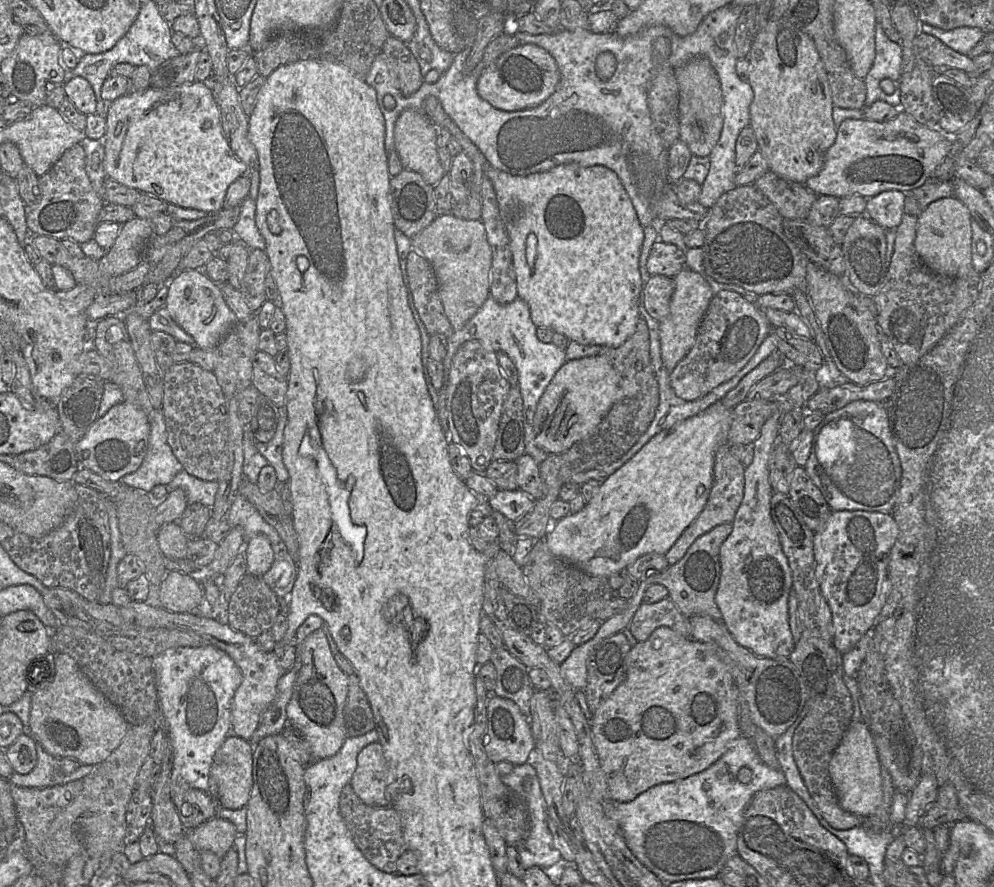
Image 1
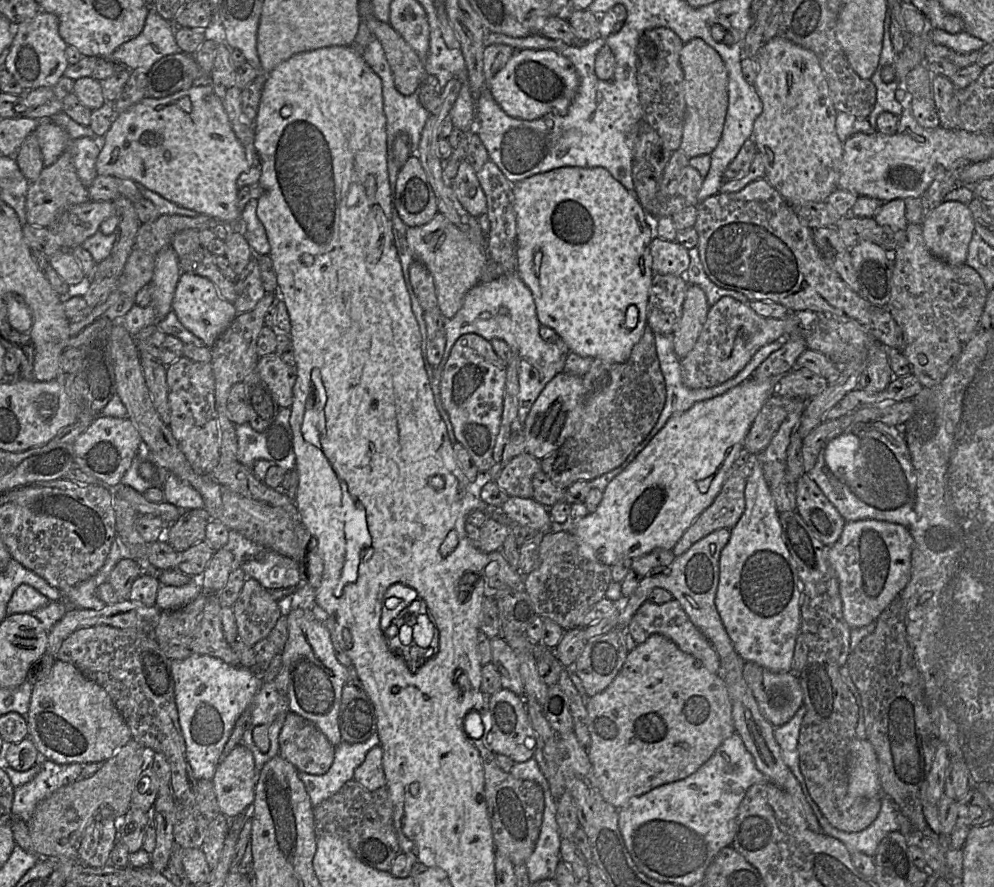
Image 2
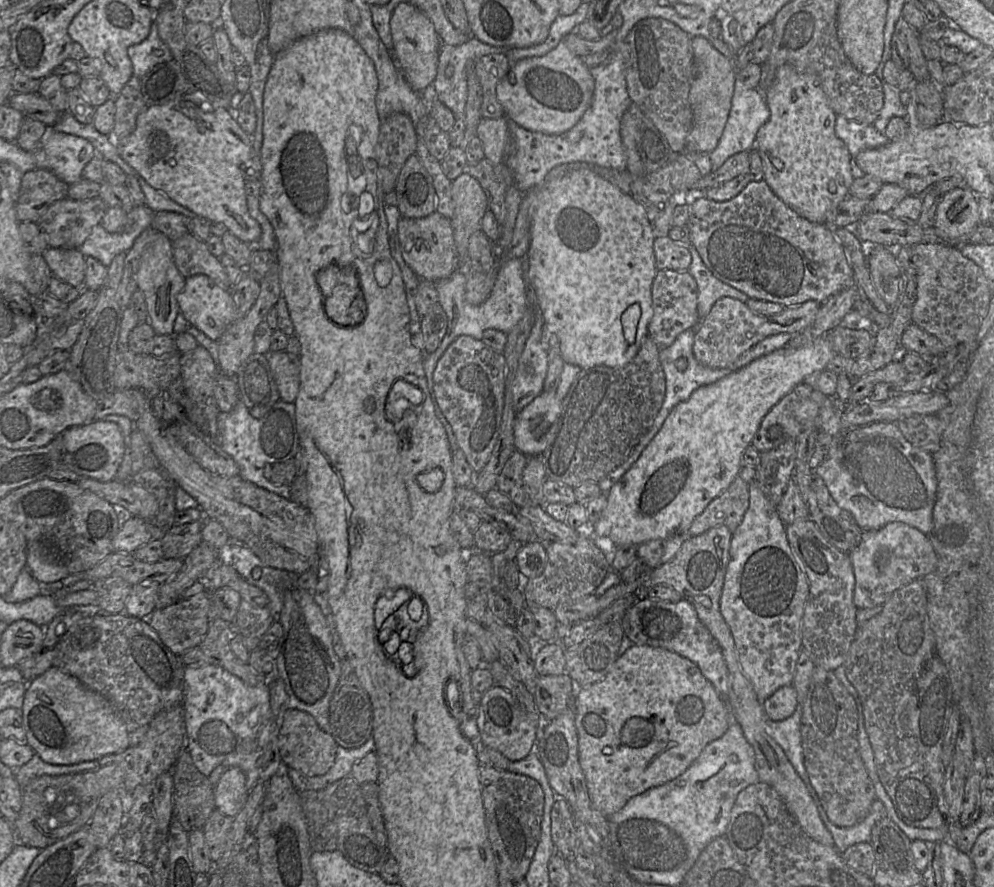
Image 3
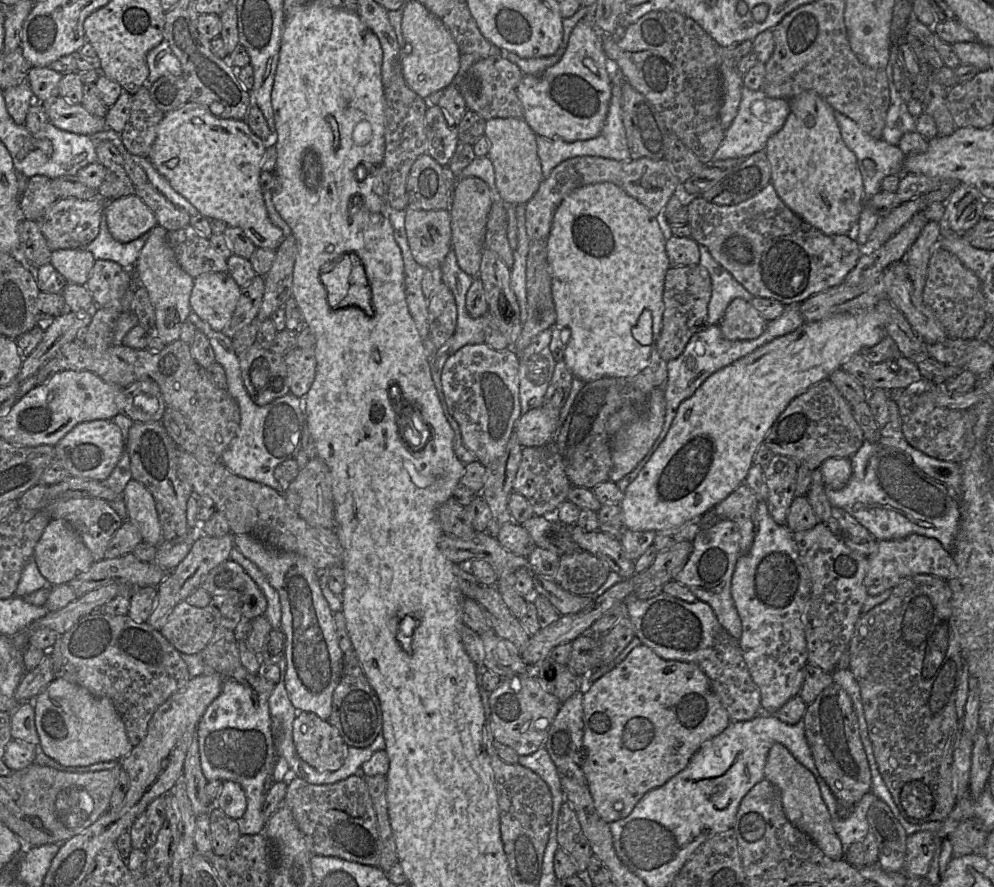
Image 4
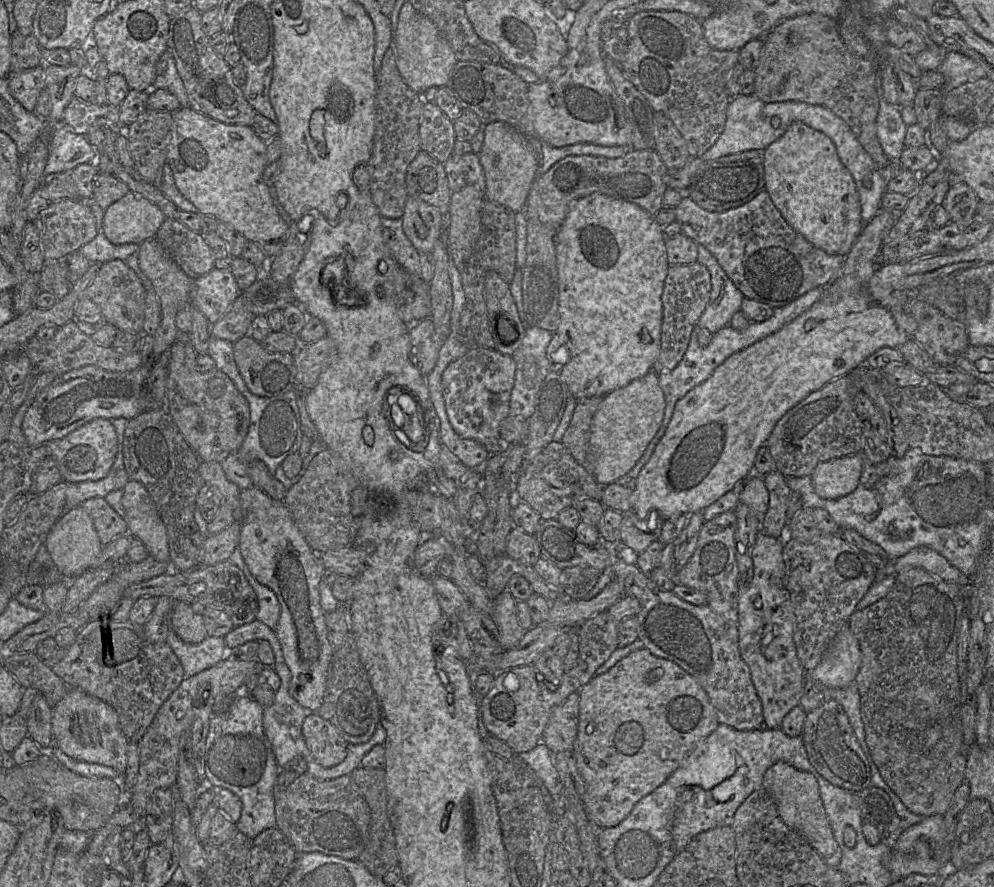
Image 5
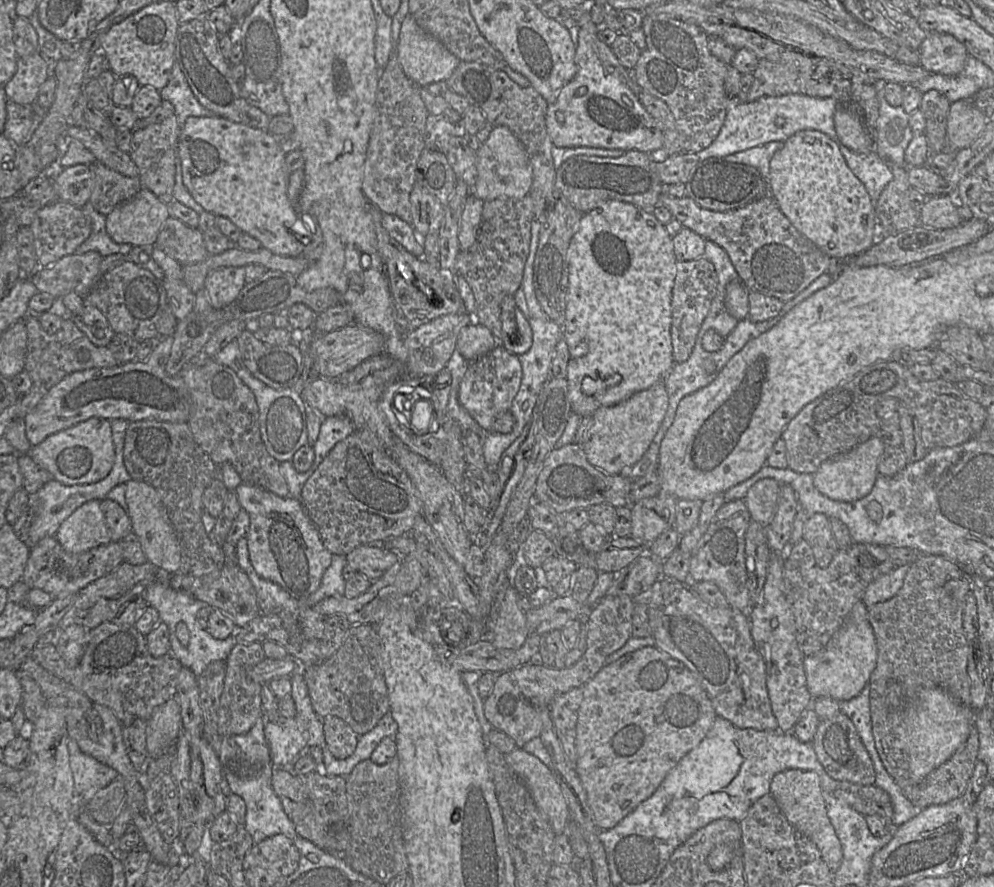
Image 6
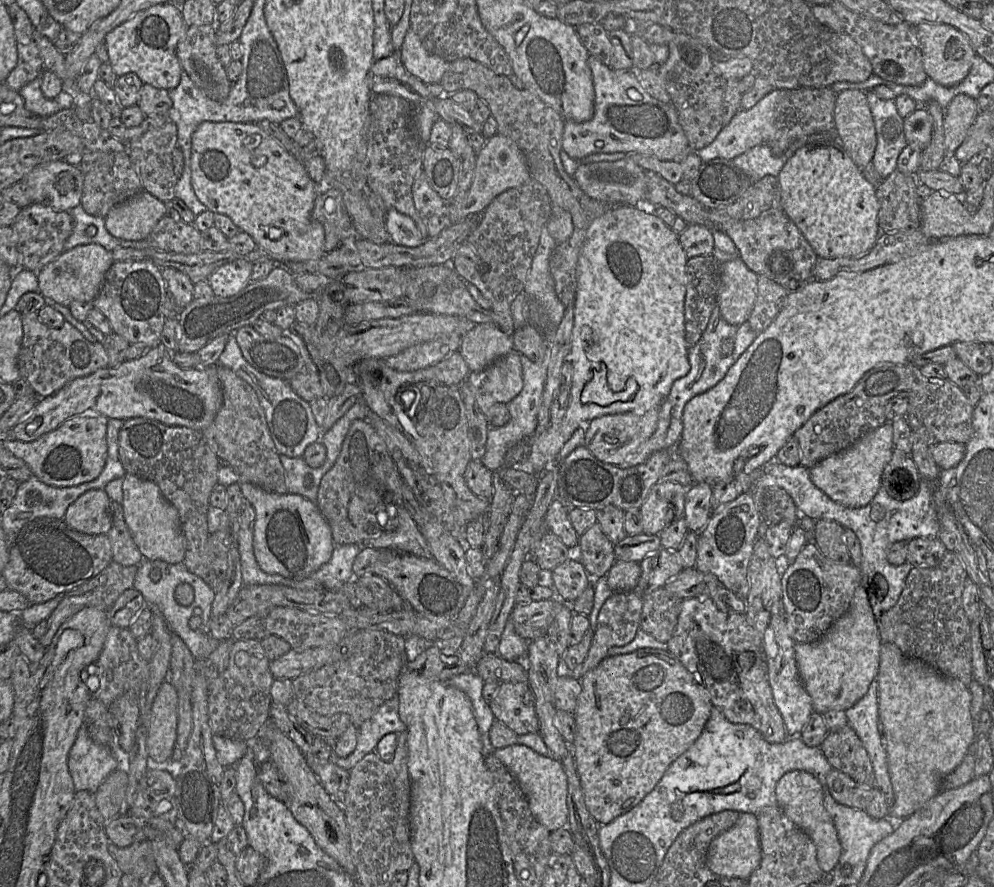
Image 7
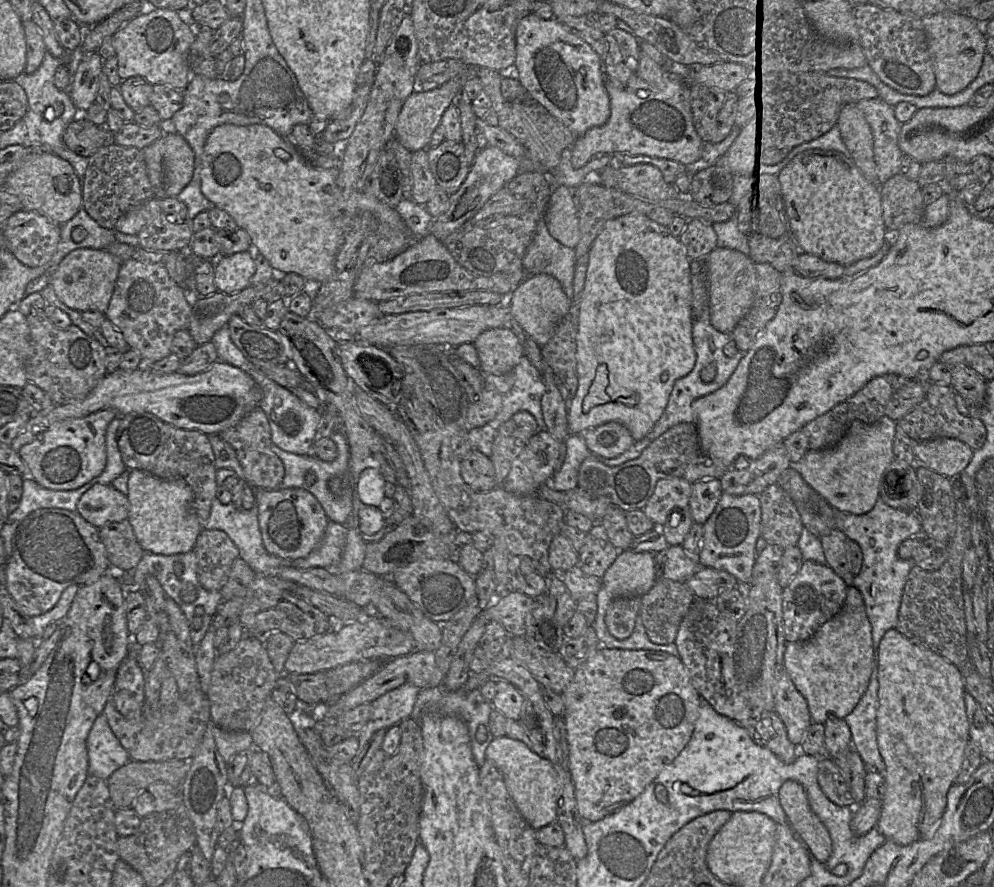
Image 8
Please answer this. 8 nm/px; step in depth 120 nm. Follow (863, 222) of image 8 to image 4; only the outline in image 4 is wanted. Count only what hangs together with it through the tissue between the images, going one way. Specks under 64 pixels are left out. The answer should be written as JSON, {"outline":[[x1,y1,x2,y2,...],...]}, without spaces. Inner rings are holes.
{"outline":[[804,91,799,95,789,100,790,113,785,121,784,126,780,131,771,136,766,143,765,153,771,169,771,184,775,188,775,191,779,198,785,203,785,205,798,217,804,220,821,233,834,236,834,235,849,235,853,234,856,223,859,219,861,209,863,207,863,183,862,177,857,165,857,159,855,154,849,150,841,139,838,126,834,119,834,110,830,105,816,92]]}

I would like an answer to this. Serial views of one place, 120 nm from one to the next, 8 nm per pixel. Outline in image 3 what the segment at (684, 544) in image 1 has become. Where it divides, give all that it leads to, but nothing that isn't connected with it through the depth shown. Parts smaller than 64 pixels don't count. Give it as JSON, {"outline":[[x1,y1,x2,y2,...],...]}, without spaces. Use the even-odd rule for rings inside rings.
{"outline":[[739,475,730,486,712,500,701,514,696,516,685,539,704,533,710,528,726,526,733,534,749,507,749,485]]}

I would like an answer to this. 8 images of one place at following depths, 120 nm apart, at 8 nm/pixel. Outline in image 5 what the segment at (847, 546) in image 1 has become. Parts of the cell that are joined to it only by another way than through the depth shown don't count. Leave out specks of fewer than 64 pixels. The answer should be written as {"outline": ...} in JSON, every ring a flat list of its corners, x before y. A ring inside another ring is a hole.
{"outline":[[925,546,913,548,899,558,890,559,883,568,877,568,875,582,912,568,922,568,934,576,939,576,943,580,959,586,972,584,971,576,967,576,951,566,937,551]]}

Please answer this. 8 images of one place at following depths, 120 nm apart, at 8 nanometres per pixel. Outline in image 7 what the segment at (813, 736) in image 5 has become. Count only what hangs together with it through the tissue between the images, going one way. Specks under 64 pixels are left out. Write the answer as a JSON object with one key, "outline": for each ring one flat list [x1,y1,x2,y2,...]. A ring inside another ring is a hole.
{"outline":[[849,725,828,731,820,749,832,769,848,775,860,784,875,786,868,753]]}

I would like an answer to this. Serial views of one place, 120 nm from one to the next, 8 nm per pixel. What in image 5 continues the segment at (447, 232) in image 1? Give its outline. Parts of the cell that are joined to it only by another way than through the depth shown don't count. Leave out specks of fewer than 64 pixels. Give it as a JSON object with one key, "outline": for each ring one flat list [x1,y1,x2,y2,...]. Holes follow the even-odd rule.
{"outline":[[407,198,402,216,403,231,419,253,432,252,442,234,445,216,421,199]]}

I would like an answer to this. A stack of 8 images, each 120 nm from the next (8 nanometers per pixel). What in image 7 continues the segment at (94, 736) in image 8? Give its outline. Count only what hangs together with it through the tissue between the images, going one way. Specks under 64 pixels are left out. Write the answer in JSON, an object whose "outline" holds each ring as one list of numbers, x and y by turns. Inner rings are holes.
{"outline":[[85,724,80,728,68,757,75,791,86,790,94,794,104,780,120,768,120,761,112,748,91,739]]}

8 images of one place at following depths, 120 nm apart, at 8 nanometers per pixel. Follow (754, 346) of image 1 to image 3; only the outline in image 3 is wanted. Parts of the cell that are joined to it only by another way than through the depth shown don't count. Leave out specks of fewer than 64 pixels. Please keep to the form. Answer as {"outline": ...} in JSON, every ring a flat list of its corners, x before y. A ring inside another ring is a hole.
{"outline":[[718,299,709,314,695,328,693,354,702,365,713,369,730,366,742,353,768,336,778,333,797,334,810,325,816,317,821,303,808,300,799,305,785,307,779,314,765,316,751,311,738,299]]}

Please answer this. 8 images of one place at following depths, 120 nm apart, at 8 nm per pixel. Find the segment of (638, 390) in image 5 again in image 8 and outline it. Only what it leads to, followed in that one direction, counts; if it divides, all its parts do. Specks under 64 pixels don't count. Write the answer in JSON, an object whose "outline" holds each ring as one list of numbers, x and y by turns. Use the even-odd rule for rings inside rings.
{"outline":[[616,421,589,429,583,435,589,451,598,458,616,458,635,443,630,431]]}

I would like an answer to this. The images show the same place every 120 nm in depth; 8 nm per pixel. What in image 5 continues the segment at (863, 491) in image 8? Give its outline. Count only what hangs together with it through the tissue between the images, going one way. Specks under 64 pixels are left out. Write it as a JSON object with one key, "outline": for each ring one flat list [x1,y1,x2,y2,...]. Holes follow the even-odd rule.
{"outline":[[862,452,817,464,811,477,816,494,823,499,838,499,853,492,863,469]]}

